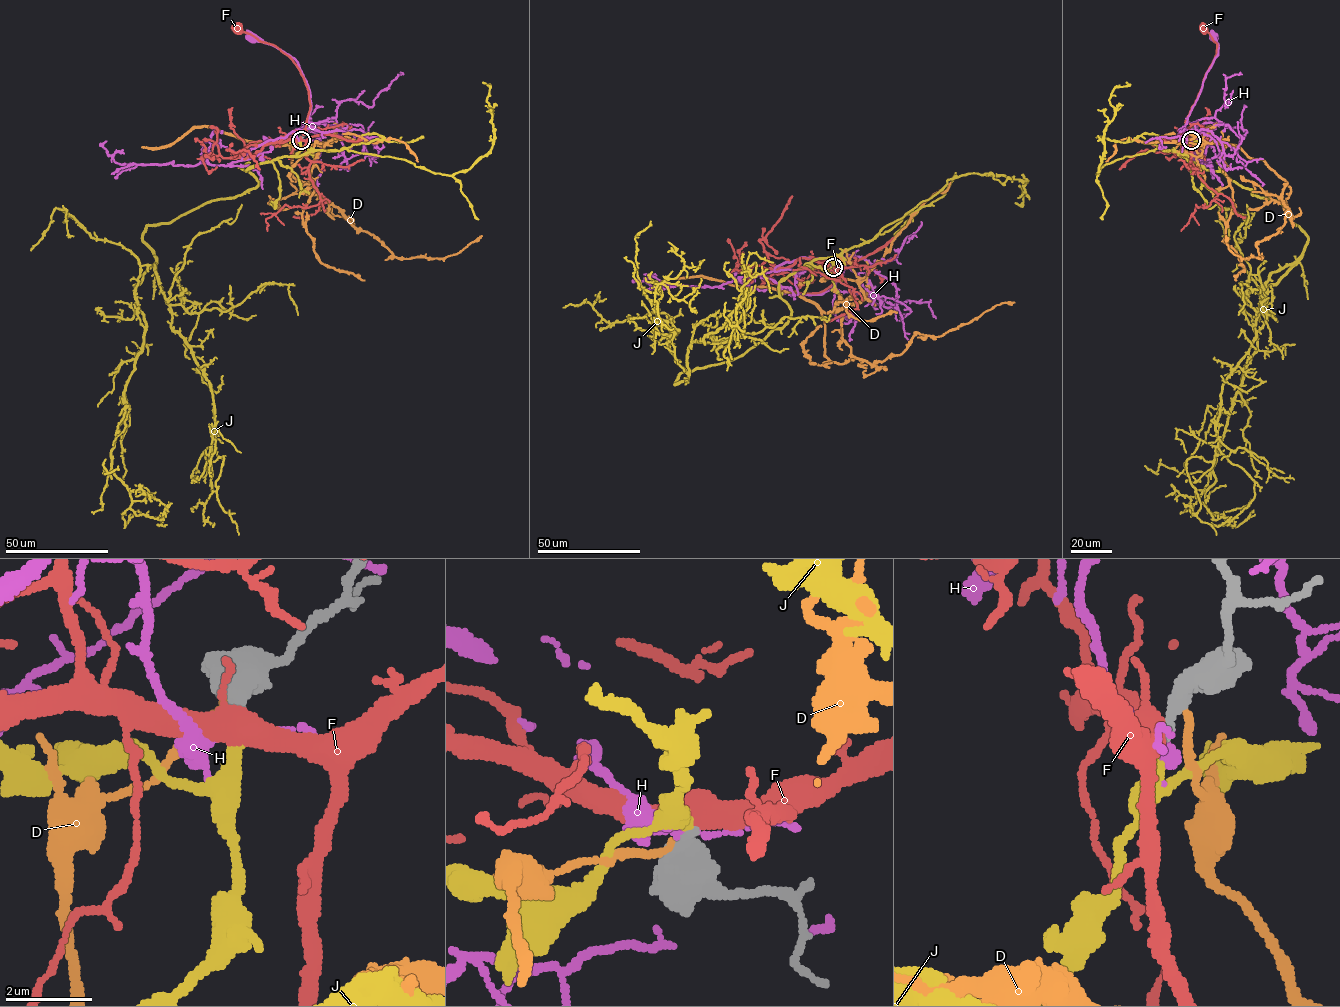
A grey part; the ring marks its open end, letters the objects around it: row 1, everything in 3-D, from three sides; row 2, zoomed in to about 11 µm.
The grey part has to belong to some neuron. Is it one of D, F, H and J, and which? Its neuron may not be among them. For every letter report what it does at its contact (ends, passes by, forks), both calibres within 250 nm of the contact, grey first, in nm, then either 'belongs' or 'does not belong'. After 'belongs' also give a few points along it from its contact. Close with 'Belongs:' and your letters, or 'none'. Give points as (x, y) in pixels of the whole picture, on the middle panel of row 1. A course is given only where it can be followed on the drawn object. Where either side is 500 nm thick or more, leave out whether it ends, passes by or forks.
D: 650 nm thick on the grey side, 130 nm on the other; does not belong
F: it forks there; 320 nm thick on the grey side, 460 nm on the other; does not belong
H: it passes by; 320 nm thick on the grey side, 170 nm on the other; does not belong
J: it ends there; 280 nm thick on the grey side, 320 nm on the other; belongs; it runs (833, 267), (784, 278), (782, 327), (676, 384), (678, 331), (644, 289), (692, 311), (699, 293)
Belongs: J

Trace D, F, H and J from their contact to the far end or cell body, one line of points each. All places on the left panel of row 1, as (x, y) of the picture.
D: (300, 138), (294, 155), (330, 142), (289, 145), (292, 175), (395, 256), (444, 258), (482, 235)
F: (301, 139), (293, 136), (293, 131), (305, 128), (309, 113), (304, 77), (277, 47), (237, 30)
H: (301, 139), (297, 137), (296, 129), (310, 127), (311, 103), (307, 81), (297, 62), (251, 36)
J: (301, 140), (247, 170), (255, 187), (143, 233), (156, 261), (111, 469), (167, 525)

